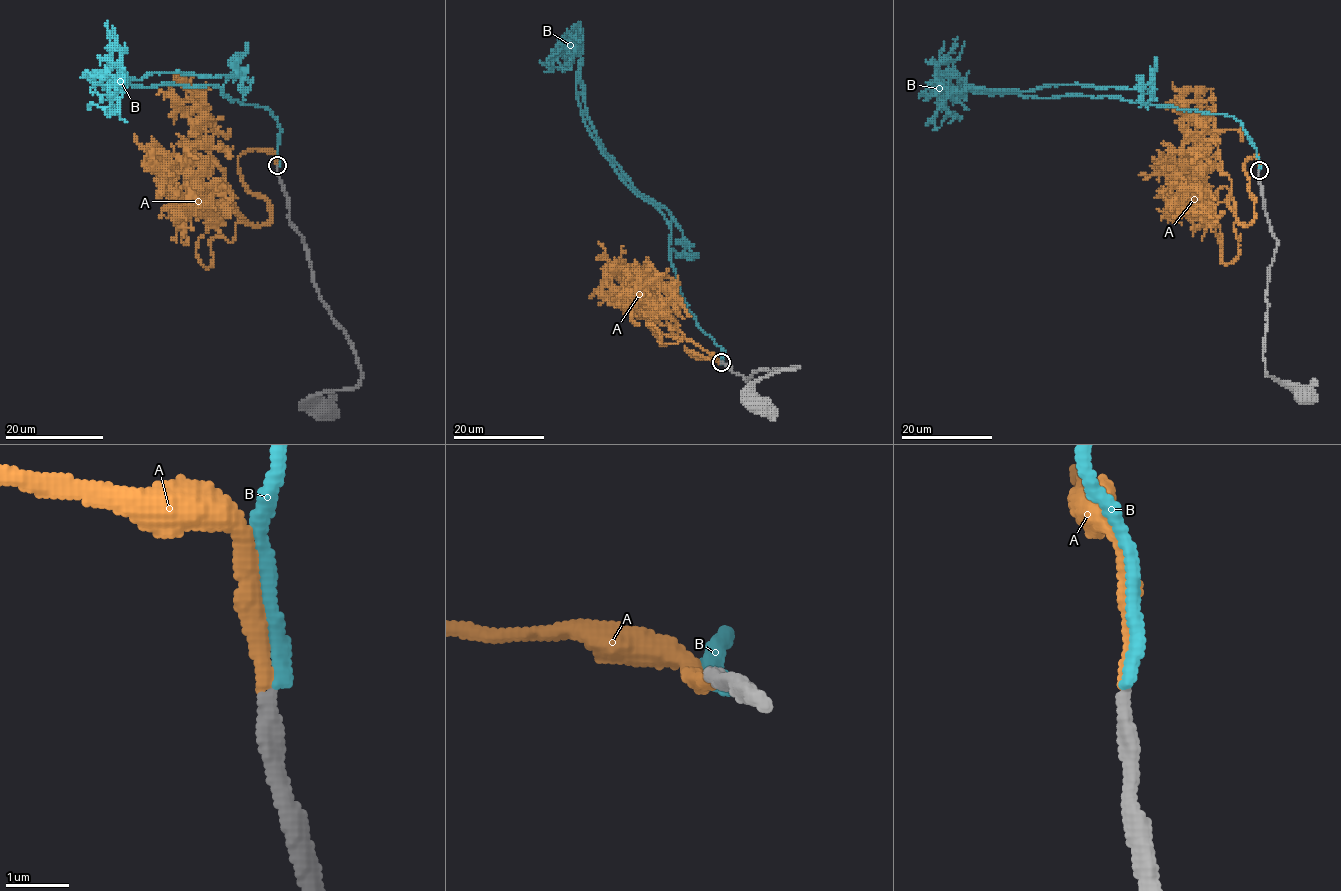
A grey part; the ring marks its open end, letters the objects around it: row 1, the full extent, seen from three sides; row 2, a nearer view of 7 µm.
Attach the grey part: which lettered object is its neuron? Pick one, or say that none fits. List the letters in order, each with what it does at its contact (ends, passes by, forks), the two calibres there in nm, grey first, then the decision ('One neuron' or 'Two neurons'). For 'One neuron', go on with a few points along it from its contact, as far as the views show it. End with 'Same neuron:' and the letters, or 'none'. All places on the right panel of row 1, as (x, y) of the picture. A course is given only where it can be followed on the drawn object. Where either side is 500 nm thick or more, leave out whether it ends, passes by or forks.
A: It ends there. Thickness 280 nm (grey) against 240 nm. One neuron. Its course: (1259, 171), (1253, 155), (1253, 219), (1242, 224), (1218, 154), (1199, 194), (1182, 159), (1195, 141)
B: It ends there. Thickness 280 nm (grey) against 220 nm. Two neurons
Same neuron: A

